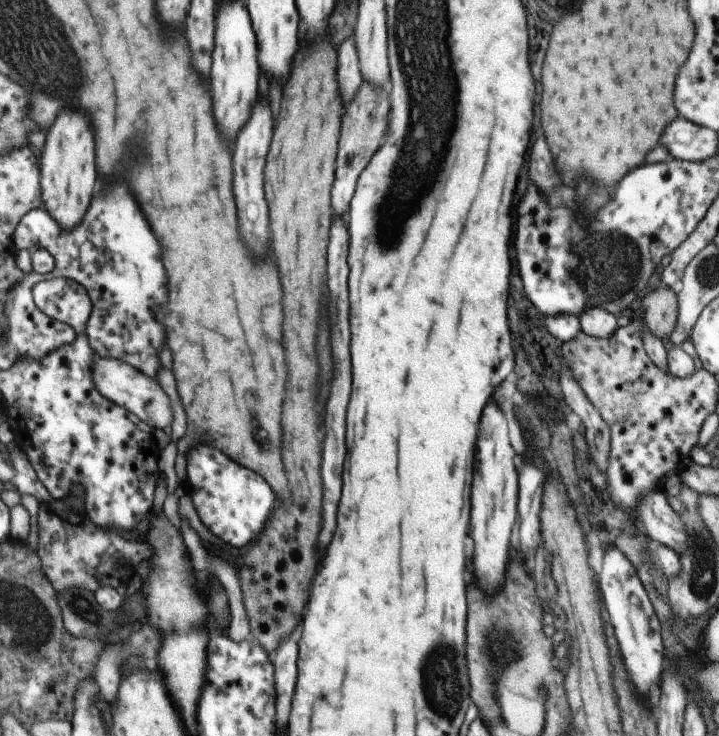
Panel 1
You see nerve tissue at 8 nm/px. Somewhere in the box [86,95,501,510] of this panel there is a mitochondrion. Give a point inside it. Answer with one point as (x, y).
(352, 155)

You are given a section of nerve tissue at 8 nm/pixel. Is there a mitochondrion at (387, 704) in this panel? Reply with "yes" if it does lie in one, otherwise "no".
no

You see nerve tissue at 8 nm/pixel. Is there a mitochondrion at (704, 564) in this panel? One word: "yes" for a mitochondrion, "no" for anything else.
yes

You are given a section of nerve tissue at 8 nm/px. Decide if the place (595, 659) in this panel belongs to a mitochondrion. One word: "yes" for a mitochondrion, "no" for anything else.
no

